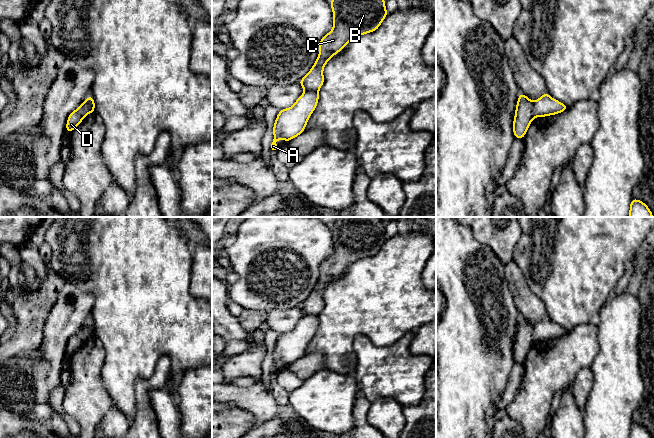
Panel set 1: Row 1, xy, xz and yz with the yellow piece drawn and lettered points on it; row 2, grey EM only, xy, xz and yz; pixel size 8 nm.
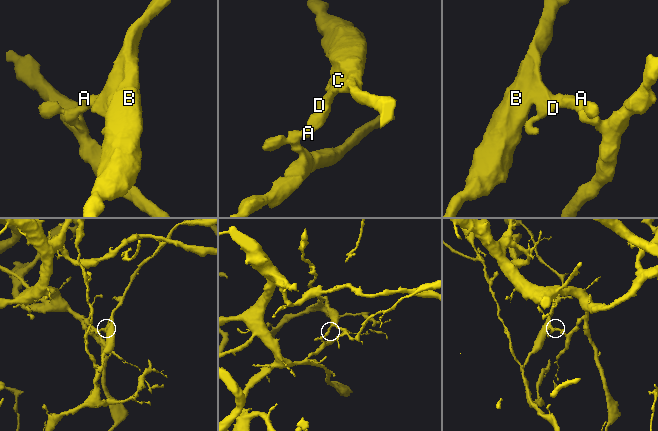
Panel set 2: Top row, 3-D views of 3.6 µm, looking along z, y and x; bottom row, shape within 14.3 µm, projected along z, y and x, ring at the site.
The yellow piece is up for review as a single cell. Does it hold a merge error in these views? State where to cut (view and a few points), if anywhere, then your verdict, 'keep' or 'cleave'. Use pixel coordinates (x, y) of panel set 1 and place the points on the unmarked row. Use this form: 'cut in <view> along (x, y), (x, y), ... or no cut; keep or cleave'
cut in xy along (84, 325), (89, 329), (89, 335), (81, 339); cleave

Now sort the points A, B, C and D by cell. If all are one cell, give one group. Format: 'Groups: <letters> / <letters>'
Groups: A / B C D

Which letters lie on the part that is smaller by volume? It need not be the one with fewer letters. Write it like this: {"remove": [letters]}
{"remove": ["B", "C", "D"]}

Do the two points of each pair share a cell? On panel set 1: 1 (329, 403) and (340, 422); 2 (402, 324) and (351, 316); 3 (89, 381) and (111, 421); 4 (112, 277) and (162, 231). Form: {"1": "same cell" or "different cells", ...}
{"1": "same cell", "2": "same cell", "3": "different cells", "4": "same cell"}

